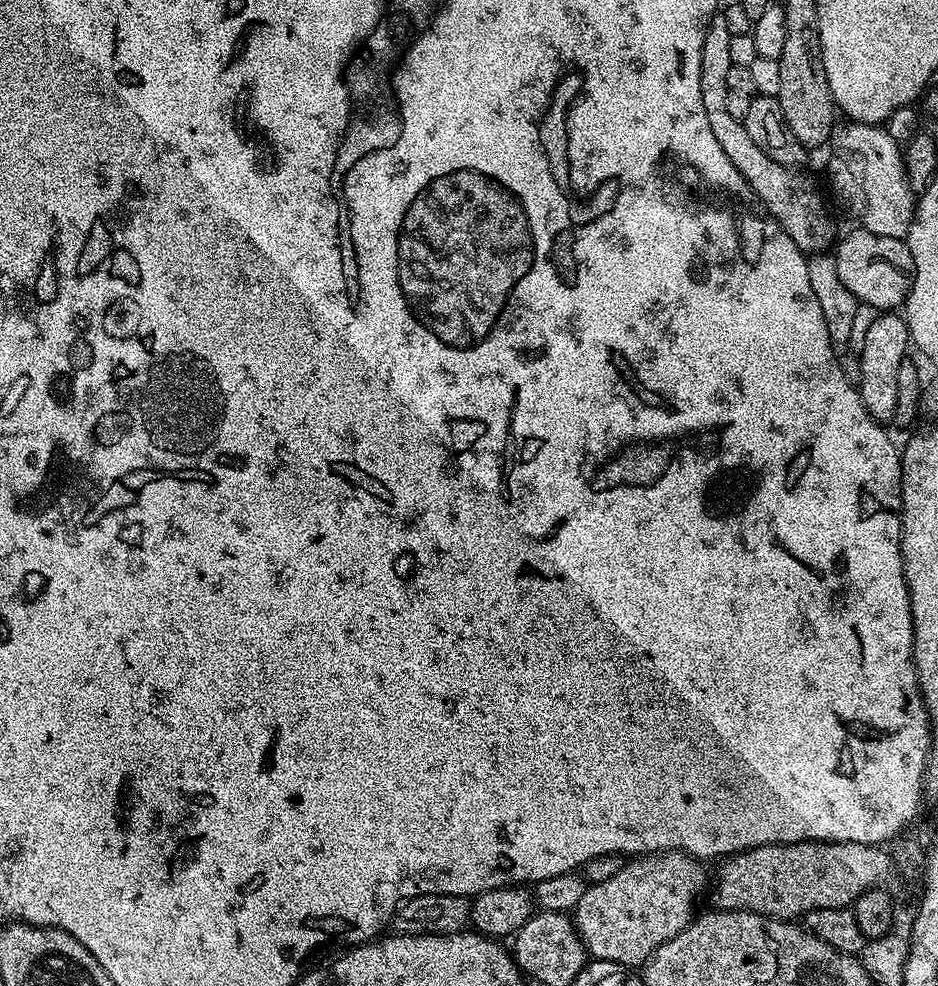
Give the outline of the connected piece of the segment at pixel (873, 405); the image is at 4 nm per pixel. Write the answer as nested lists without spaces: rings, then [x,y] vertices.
[[[888,310],[874,319],[870,330],[866,331],[865,341],[858,349],[862,378],[859,382],[860,397],[866,410],[877,422],[892,420],[894,410],[898,406],[898,366],[910,352],[908,321],[903,315]]]

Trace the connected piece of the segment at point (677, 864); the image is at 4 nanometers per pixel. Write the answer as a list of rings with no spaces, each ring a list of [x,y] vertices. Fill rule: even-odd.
[[[682,851],[657,852],[629,859],[624,868],[618,870],[618,874],[614,874],[614,878],[608,879],[607,882],[588,884],[582,894],[582,902],[578,902],[574,910],[576,932],[584,944],[585,953],[593,960],[614,962],[629,970],[647,965],[658,946],[674,938],[674,934],[678,934],[692,923],[697,911],[696,899],[699,898],[700,891],[703,888],[705,891],[710,884],[710,872],[708,876],[704,868],[707,867],[696,857],[688,856]]]

